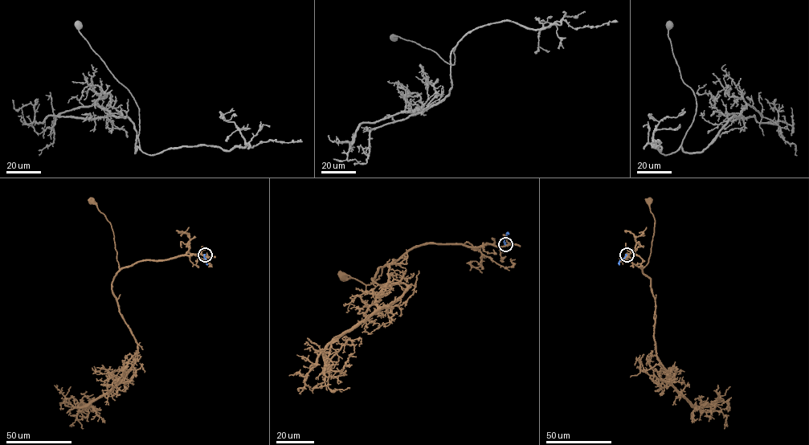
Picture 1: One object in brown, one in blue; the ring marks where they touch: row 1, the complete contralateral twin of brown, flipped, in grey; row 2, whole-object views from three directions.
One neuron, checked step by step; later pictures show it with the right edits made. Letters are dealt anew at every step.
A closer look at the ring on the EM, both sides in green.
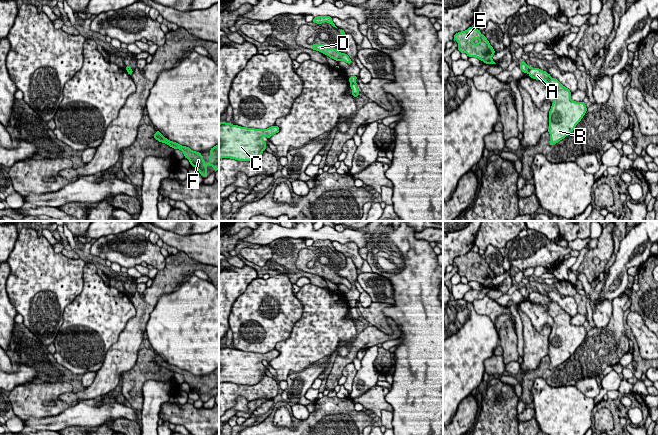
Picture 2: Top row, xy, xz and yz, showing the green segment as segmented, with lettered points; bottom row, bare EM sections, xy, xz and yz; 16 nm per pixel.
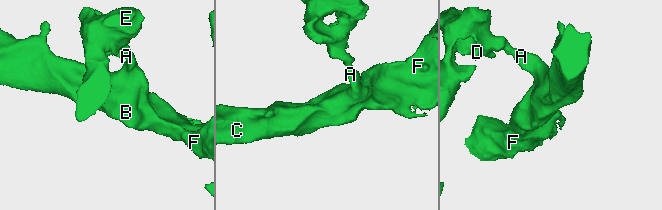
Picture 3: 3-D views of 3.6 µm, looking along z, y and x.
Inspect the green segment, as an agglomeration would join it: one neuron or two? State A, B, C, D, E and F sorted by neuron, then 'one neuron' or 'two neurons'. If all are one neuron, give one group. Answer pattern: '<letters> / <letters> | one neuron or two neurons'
A B C F / D E | two neurons

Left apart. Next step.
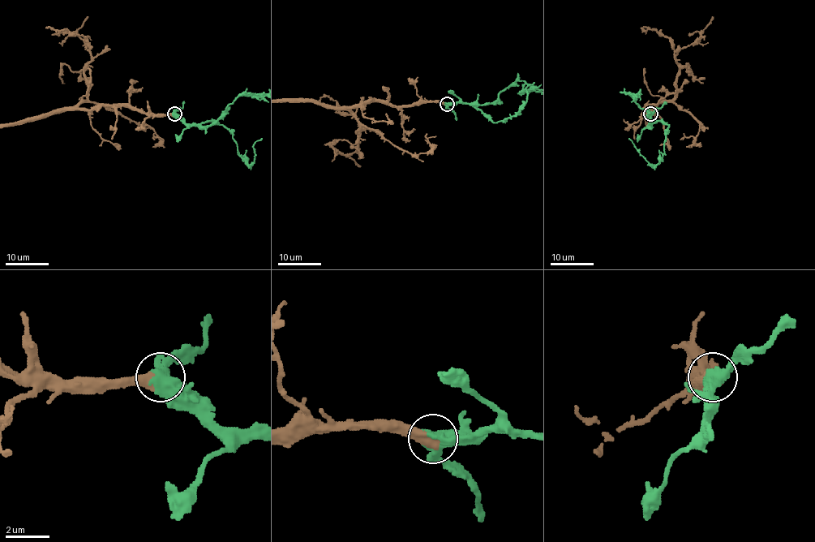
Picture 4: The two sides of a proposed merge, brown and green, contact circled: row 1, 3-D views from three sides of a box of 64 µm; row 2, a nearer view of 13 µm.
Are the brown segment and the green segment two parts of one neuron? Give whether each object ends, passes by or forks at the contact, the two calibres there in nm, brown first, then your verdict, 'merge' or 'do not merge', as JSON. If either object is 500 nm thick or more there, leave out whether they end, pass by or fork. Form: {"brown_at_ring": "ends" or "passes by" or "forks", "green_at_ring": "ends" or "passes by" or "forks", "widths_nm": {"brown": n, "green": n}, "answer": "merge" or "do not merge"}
{"widths_nm": {"brown": 600, "green": 550}, "answer": "merge"}

